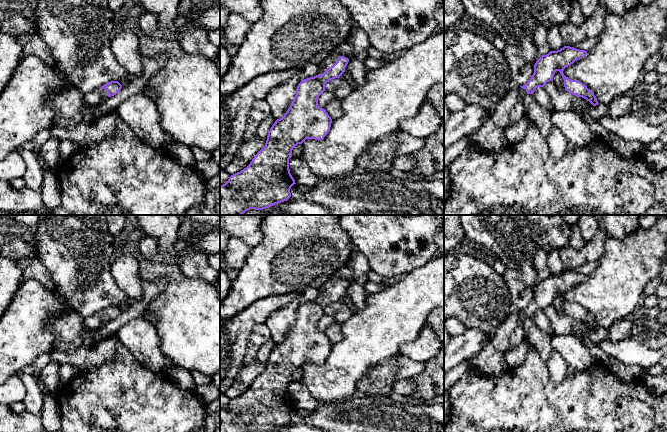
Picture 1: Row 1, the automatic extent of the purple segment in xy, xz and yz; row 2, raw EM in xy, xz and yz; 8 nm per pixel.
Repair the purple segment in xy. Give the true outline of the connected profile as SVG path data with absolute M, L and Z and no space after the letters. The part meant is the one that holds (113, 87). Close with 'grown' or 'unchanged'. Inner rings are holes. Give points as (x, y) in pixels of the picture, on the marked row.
M111 81L87 94L84 94L83 100L85 103L95 107L106 98L116 95L121 88L122 85L118 81Z; grown

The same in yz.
M570 46L560 50L550 51L542 55L534 65L534 73L523 86L513 85L510 91L498 102L496 108L489 114L494 124L506 128L509 125L510 114L513 107L522 102L527 94L533 94L537 87L544 87L547 82L553 81L556 71L559 71L564 80L565 90L575 96L582 97L593 106L598 105L596 96L582 82L566 77L563 70L575 61L584 58L587 51Z; grown

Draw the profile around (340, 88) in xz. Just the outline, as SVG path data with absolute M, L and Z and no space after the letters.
M340 78L330 80L325 84L325 91L333 93L338 100L345 98L352 92L353 88L347 80Z

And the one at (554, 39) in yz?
M550 25L548 27L547 41L551 51L557 51L564 47L557 25Z

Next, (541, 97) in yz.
M537 87L533 93L533 96L539 105L547 109L550 113L554 112L552 101L546 93L544 87Z

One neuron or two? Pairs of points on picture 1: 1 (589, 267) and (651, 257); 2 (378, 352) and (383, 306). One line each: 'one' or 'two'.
1: two
2: one

